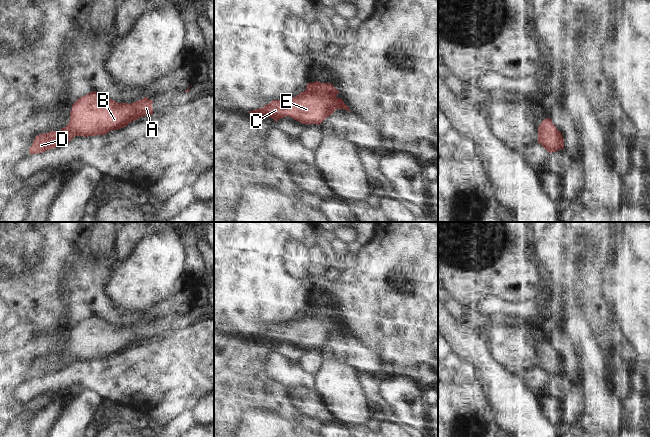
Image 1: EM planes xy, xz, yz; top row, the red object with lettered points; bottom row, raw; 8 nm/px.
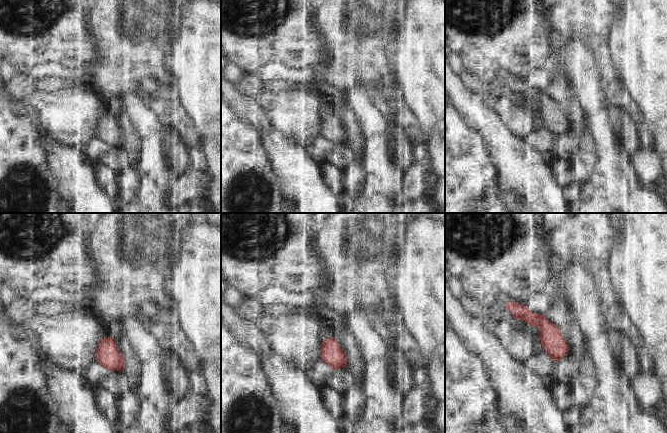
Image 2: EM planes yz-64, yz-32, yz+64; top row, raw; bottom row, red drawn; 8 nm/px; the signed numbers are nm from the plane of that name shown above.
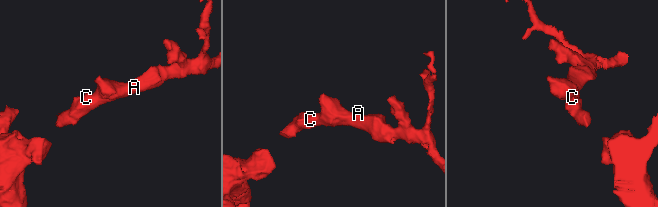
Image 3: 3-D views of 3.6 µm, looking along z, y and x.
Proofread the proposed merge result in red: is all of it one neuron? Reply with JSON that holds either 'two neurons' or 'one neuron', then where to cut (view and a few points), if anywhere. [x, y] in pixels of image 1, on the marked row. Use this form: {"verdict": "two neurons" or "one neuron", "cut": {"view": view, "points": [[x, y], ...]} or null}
{"verdict": "one neuron", "cut": null}

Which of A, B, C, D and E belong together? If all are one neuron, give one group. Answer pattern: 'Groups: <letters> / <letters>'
Groups: A B C D E

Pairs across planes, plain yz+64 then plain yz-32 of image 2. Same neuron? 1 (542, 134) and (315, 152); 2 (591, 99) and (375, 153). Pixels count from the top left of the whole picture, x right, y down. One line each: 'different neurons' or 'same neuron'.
1: same neuron
2: same neuron

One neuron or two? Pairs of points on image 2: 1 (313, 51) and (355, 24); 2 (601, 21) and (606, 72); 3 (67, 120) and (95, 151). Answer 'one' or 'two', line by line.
1: two
2: one
3: two

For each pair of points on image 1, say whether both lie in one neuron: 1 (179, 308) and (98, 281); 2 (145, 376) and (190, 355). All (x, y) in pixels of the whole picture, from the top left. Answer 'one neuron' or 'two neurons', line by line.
1: one neuron
2: one neuron

